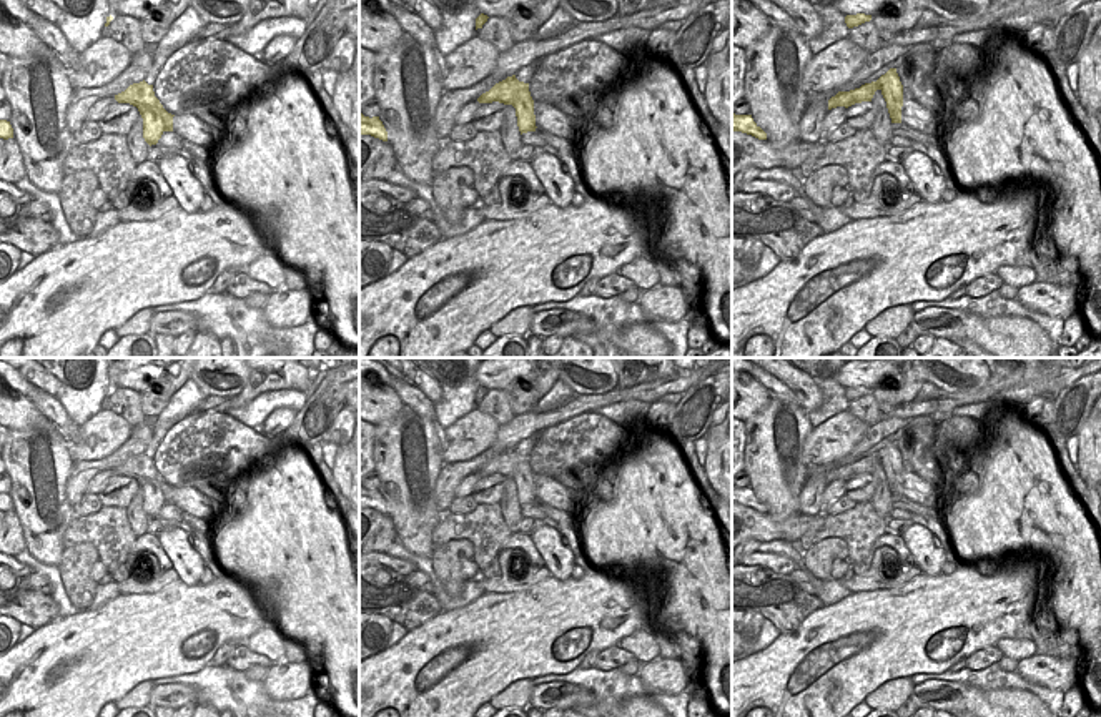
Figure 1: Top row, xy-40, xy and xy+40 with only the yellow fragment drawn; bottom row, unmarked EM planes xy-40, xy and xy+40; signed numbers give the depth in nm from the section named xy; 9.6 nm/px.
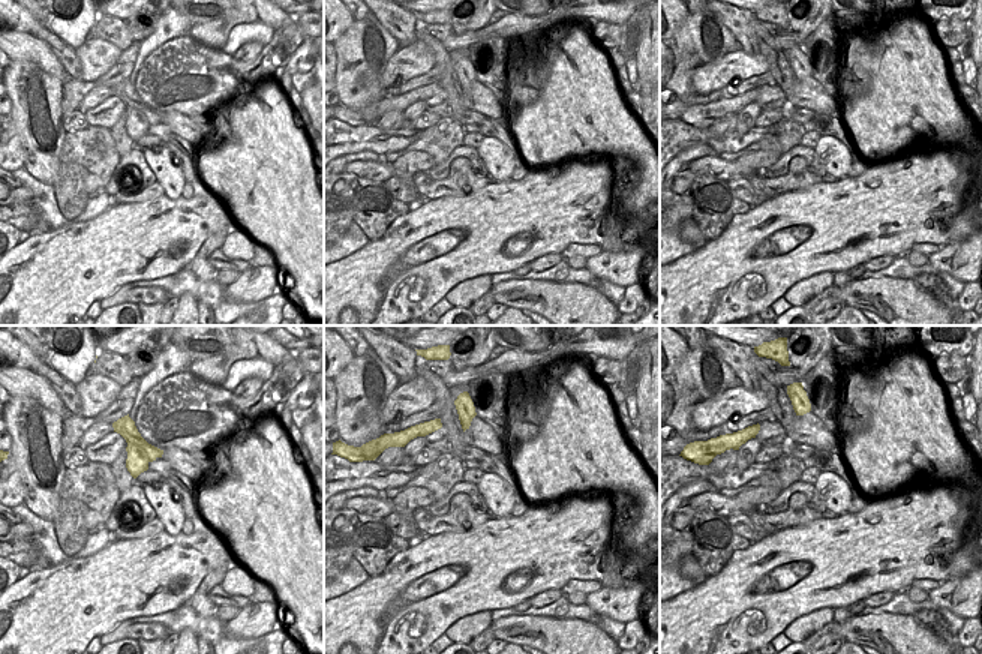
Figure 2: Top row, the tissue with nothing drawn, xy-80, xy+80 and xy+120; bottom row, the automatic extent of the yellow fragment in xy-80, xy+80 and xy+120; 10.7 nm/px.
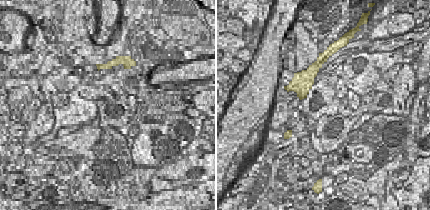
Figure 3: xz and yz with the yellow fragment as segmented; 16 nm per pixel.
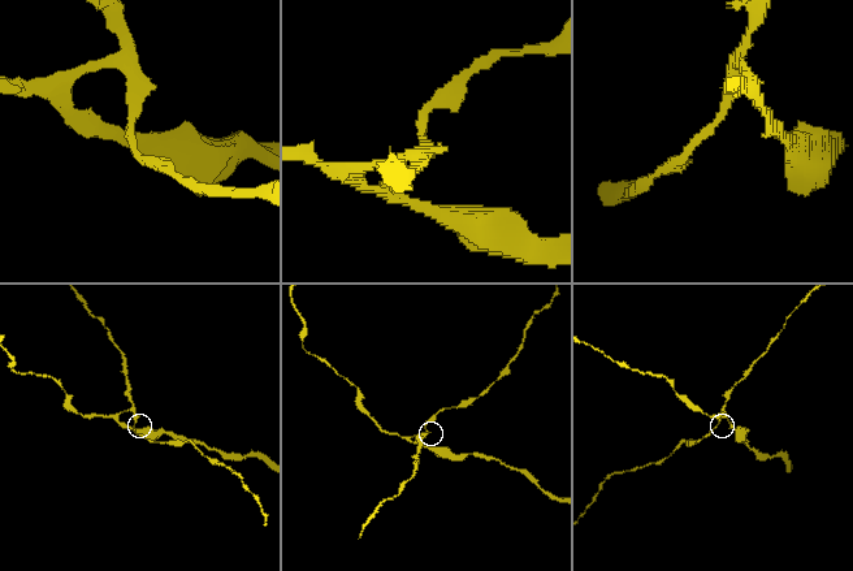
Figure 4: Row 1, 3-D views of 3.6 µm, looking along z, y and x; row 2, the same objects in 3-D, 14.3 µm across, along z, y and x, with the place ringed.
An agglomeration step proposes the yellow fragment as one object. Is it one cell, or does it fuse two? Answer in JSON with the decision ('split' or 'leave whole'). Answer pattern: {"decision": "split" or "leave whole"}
{"decision": "split"}

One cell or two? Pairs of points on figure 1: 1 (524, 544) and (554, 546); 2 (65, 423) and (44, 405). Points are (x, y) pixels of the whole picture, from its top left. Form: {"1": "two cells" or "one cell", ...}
{"1": "two cells", "2": "one cell"}

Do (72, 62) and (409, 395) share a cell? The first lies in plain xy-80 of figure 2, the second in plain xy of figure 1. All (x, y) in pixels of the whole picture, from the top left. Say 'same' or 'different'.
same

